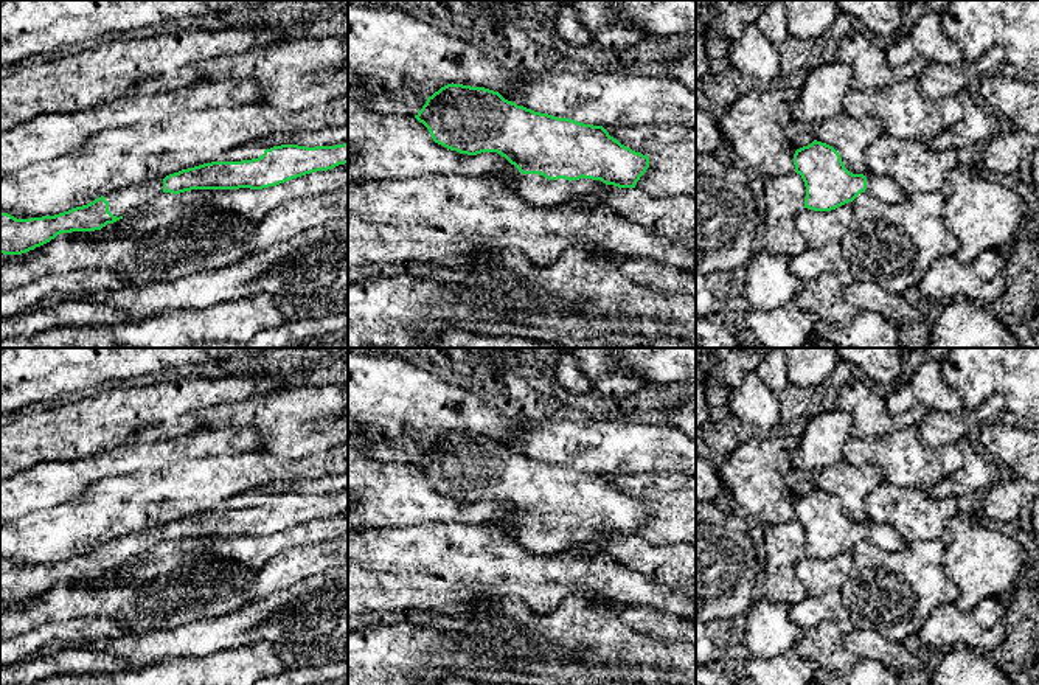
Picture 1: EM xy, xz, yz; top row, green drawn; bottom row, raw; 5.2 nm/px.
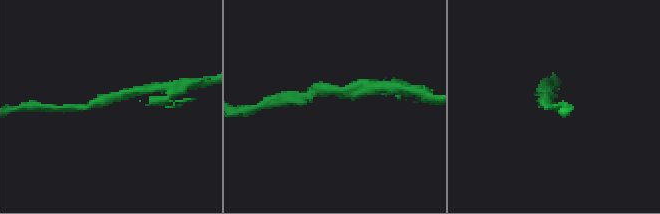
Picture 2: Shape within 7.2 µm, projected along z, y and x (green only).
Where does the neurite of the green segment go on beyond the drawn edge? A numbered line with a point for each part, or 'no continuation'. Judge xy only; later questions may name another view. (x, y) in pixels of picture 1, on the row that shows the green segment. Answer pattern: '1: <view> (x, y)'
1: xy (121, 202)

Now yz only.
1: yz (886, 188)

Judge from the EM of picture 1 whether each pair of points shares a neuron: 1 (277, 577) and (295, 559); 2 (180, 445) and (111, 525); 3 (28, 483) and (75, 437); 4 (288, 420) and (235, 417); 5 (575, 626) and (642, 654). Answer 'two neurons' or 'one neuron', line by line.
1: one neuron
2: two neurons
3: two neurons
4: one neuron
5: one neuron

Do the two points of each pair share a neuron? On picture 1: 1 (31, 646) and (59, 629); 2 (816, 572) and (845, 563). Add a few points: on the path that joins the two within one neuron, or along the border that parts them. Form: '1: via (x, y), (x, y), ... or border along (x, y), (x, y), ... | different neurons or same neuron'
1: via (38, 640), (53, 631) | same neuron
2: via (823, 572), (834, 572), (837, 569) | same neuron

